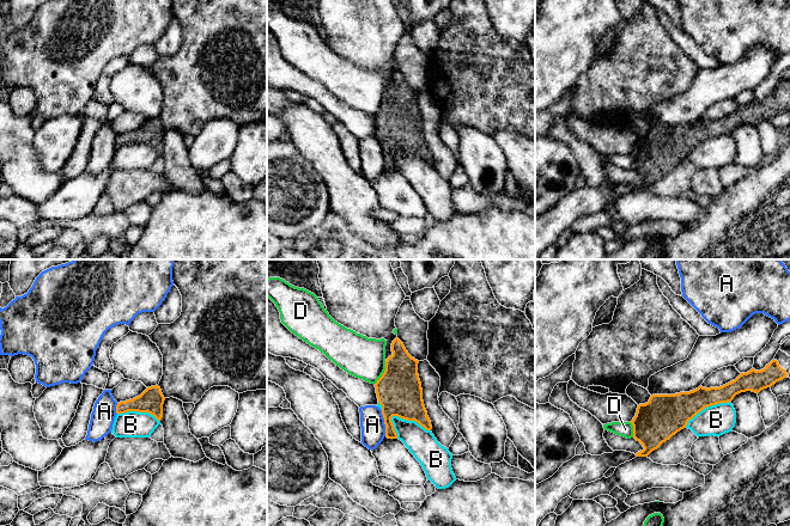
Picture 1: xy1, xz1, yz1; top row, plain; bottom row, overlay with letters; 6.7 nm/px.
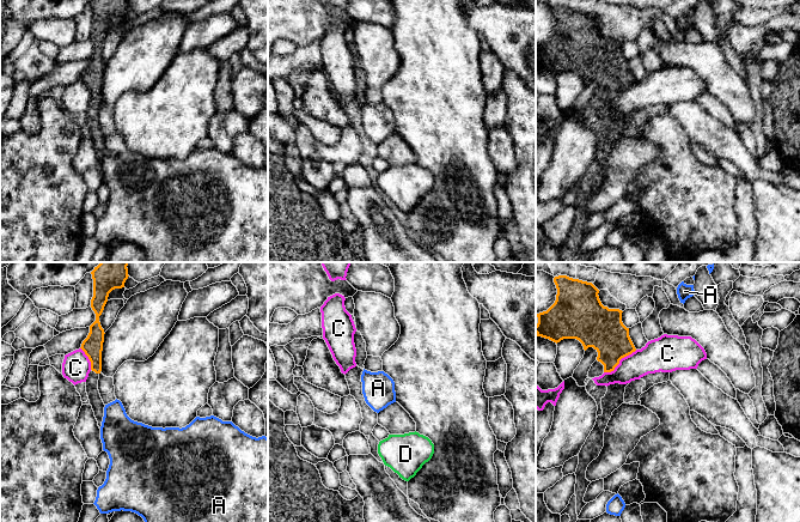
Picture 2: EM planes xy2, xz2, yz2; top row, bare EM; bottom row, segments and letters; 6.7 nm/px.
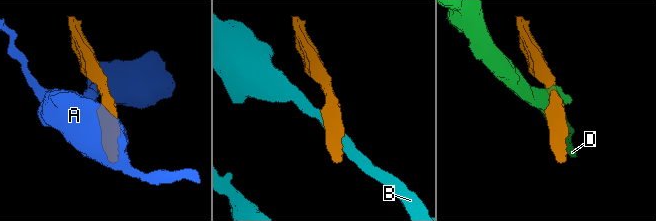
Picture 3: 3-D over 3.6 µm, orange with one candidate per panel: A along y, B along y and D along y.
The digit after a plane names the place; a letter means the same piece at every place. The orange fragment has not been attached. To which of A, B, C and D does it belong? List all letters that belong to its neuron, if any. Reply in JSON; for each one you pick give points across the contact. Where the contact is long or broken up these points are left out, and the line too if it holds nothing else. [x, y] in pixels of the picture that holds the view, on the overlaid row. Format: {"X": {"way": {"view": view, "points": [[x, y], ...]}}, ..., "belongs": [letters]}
{"belongs": []}

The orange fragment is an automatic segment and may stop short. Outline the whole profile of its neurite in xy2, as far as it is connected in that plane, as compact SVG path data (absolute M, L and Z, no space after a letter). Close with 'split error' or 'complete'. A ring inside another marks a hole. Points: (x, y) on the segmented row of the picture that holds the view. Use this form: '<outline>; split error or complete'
M100 262L91 272L93 279L93 297L91 308L96 314L96 321L90 326L90 333L81 344L81 350L91 362L91 371L86 380L86 393L94 417L100 429L104 417L104 402L98 390L98 380L102 371L102 351L104 342L104 329L100 326L99 316L108 302L109 293L115 289L124 287L128 279L128 262Z; split error

